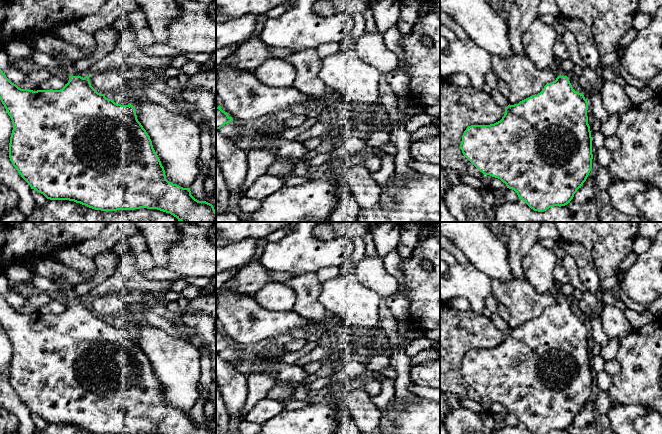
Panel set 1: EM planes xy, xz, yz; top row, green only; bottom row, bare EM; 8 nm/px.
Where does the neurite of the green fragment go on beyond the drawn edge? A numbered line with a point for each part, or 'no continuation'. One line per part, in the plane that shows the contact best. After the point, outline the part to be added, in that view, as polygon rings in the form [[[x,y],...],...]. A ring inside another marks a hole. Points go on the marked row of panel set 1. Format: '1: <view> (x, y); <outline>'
1: xy (65, 63); [[[55,54],[54,59],[59,63],[60,68],[66,69],[70,76],[80,76],[80,73],[75,67],[75,61],[66,58],[63,54]]]

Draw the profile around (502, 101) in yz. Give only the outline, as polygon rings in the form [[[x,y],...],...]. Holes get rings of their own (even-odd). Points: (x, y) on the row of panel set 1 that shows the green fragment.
[[[497,88],[493,89],[490,95],[498,106],[506,108],[509,105],[508,98],[505,97]]]

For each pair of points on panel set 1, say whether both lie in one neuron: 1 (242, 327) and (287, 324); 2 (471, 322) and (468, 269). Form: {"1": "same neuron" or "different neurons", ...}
{"1": "same neuron", "2": "different neurons"}

